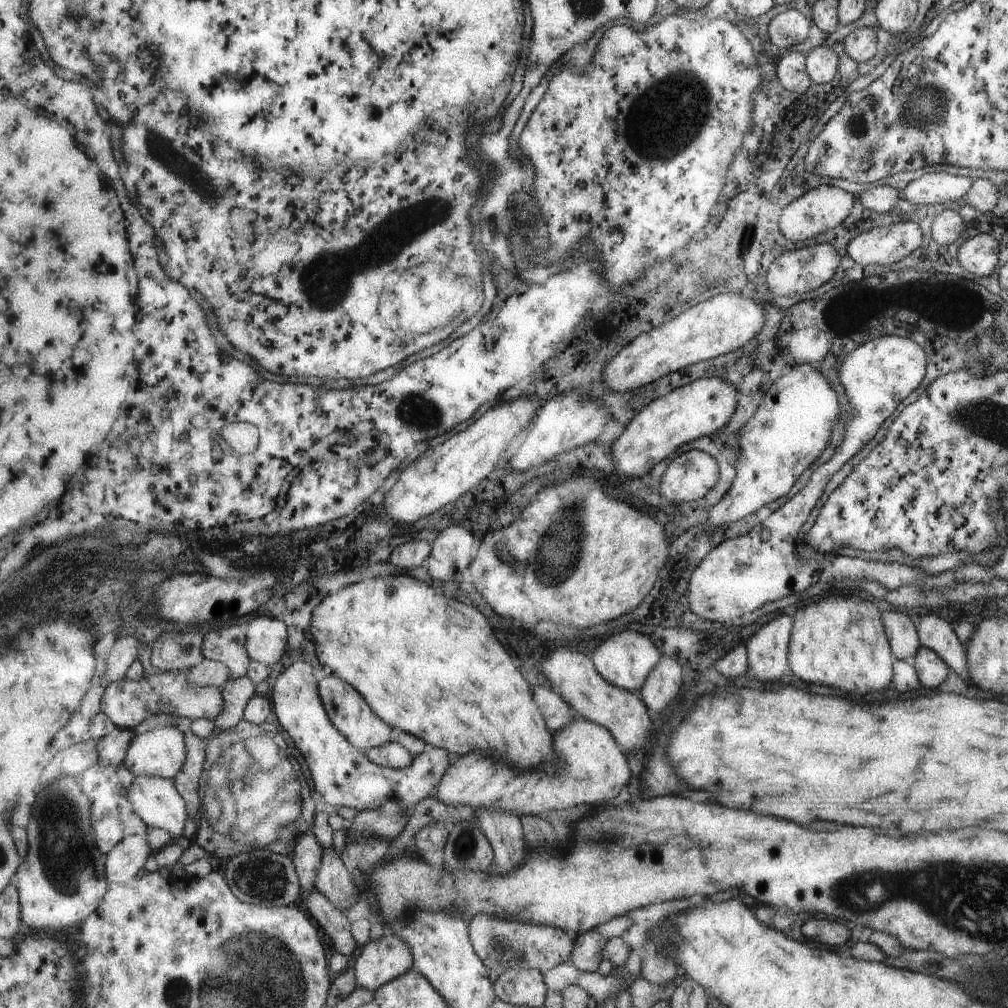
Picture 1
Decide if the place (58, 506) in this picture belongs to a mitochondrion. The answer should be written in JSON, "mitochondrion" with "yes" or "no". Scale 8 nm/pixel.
{"mitochondrion":"no"}

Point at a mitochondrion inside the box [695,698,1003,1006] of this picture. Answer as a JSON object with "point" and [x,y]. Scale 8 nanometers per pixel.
{"point":[971,974]}

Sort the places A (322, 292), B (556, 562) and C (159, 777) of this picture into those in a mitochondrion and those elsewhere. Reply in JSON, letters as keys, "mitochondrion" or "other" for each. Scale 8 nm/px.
{"A":"mitochondrion","B":"mitochondrion","C":"other"}

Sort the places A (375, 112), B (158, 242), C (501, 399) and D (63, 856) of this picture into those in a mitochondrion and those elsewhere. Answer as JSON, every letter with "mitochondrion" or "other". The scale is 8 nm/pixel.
{"A":"other","B":"other","C":"other","D":"mitochondrion"}

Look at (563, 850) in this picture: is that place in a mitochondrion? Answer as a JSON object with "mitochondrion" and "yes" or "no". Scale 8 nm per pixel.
{"mitochondrion":"no"}

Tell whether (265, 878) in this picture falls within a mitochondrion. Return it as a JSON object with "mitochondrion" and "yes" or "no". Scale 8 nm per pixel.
{"mitochondrion":"yes"}

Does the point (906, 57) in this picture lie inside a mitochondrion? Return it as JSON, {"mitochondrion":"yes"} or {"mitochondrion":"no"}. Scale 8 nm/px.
{"mitochondrion":"no"}

